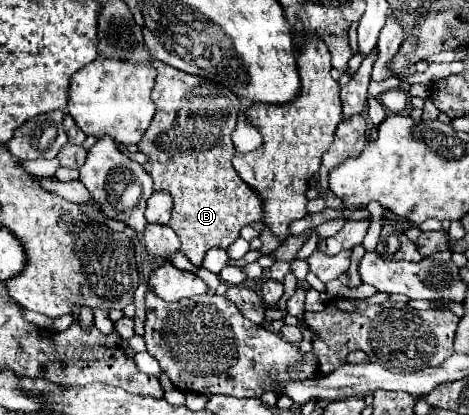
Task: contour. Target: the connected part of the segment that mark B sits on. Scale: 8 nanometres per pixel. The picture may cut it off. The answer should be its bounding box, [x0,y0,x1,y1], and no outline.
[138,63,262,267]

